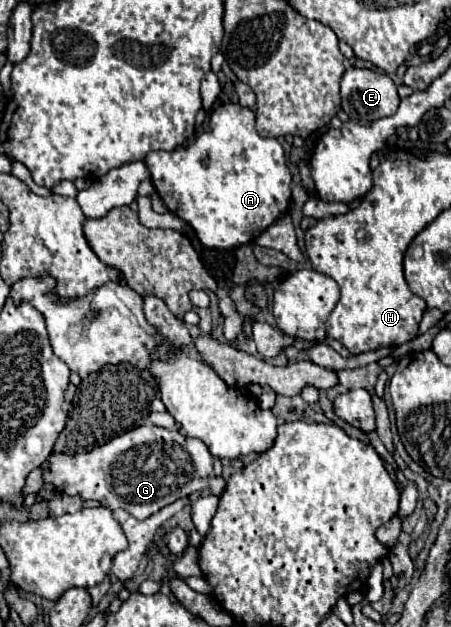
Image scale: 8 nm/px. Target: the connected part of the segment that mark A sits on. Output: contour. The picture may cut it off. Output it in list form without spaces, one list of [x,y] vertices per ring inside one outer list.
[[[240,104],[216,106],[206,130],[202,130],[192,144],[172,152],[154,152],[148,158],[144,162],[146,166],[150,164],[148,170],[156,192],[168,210],[190,224],[198,240],[208,248],[232,250],[248,244],[288,212],[292,200],[292,172],[286,166],[284,148],[276,138],[262,138],[256,132],[254,112]]]

